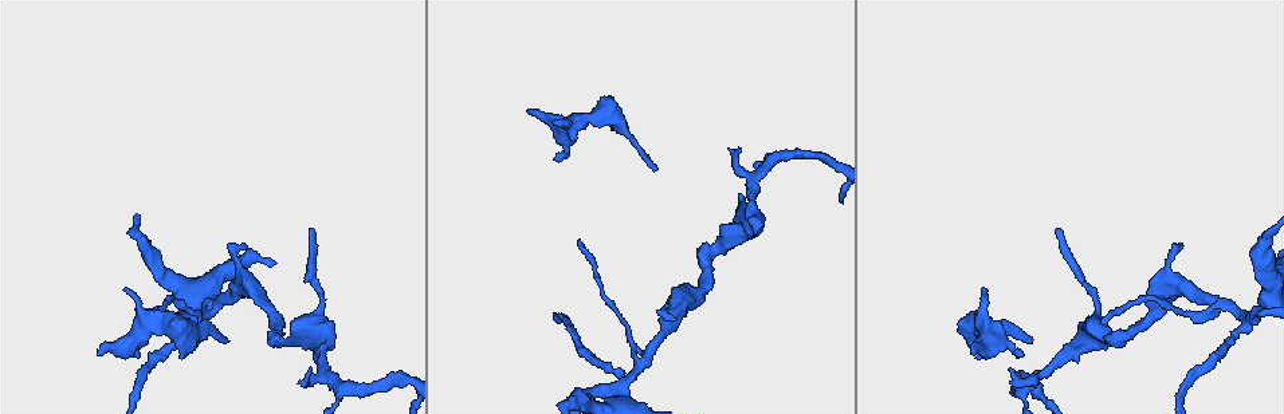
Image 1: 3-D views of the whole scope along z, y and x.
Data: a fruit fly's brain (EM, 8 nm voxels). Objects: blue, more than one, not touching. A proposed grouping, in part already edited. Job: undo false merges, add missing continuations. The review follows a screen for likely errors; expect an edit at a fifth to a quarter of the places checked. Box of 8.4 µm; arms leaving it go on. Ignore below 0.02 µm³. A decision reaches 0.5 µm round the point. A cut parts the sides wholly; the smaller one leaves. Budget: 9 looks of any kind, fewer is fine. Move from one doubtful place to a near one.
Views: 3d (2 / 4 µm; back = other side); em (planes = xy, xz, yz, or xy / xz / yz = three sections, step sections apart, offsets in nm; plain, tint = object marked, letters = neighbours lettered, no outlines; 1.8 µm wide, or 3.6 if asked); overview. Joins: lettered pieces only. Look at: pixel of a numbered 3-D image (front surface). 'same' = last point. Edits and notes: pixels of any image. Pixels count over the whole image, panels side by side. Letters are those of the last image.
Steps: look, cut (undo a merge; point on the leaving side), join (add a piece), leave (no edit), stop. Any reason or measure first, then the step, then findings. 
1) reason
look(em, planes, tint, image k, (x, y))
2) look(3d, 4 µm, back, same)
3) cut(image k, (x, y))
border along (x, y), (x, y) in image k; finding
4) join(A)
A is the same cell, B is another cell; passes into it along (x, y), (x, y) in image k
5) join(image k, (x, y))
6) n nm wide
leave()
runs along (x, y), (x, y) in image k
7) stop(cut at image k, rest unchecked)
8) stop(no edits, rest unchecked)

thin arm on a thick one
look(3d, 4 µm, image 1, (626, 393))

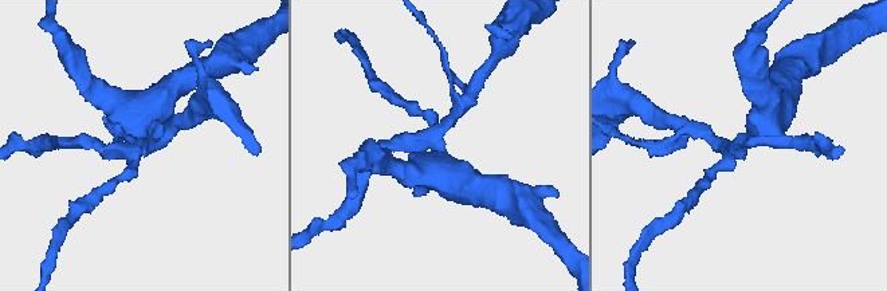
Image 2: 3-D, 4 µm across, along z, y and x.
look(em, xy, step 8, letters, image 2, (135, 146))

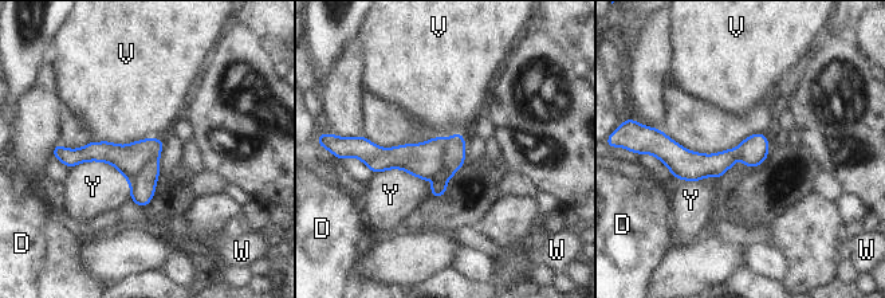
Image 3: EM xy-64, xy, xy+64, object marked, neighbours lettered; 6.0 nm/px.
180 nm wide
cut(image 3, (142, 187))
D, V, W and Y are other cells; border along (158, 156), (148, 160), (130, 181) in image 3; two cells meet here

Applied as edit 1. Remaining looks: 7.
look(overview)

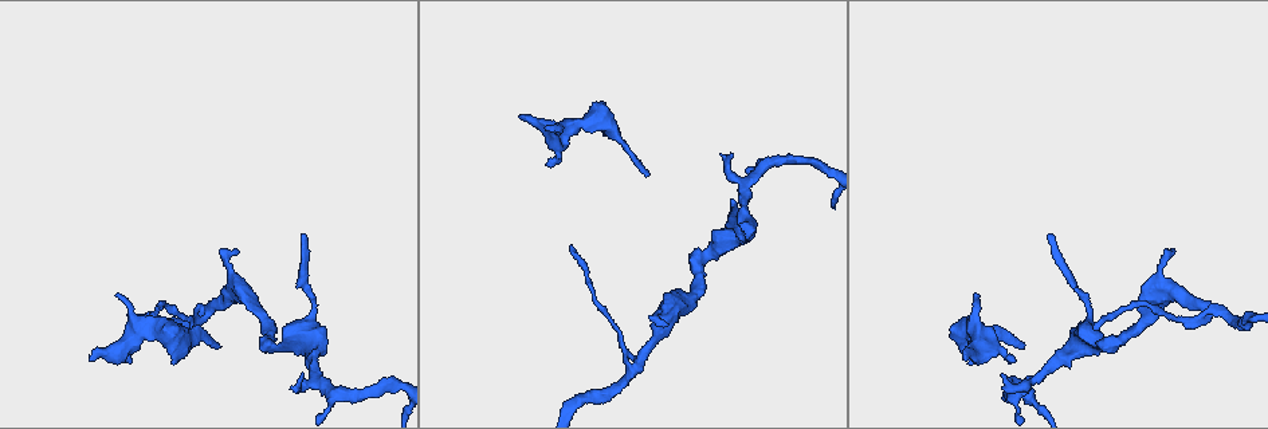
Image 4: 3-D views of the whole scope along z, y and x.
an open end
look(em, planes, letters, image 4, (965, 360))

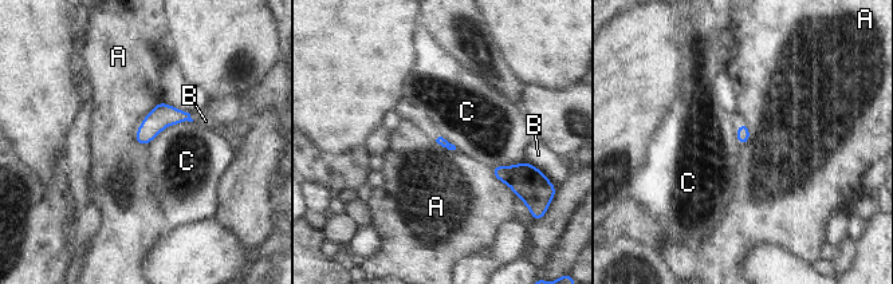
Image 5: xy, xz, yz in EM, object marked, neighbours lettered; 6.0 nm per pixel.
leave()
A, B and C are other cells; border along (490, 169), (515, 193) in image 5; no lettered piece goes on from it

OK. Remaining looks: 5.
an open end
look(3d, 2 µm, image 4, (664, 326))

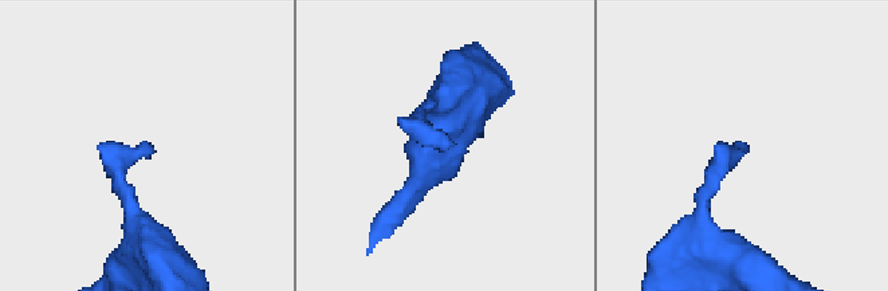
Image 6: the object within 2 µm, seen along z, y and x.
look(em, xy, step 8, letters, image 6, (740, 155))

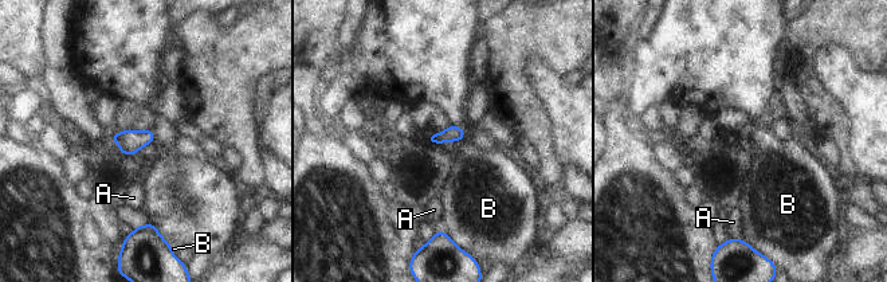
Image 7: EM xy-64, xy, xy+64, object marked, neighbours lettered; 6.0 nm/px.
look(em, planes, letters, same)

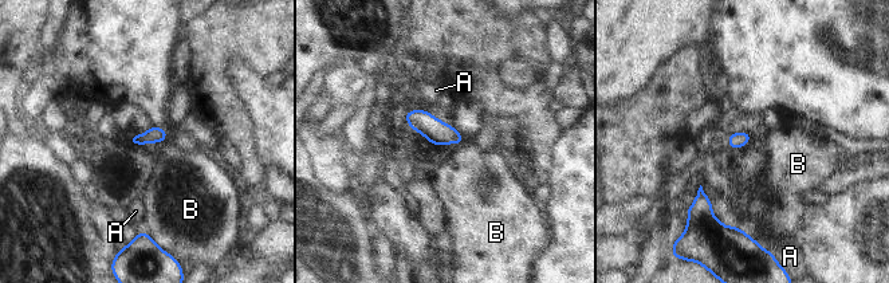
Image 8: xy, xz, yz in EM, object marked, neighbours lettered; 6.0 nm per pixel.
100 nm wide; B touches over 130 nm
leave()
A and B are other cells; none of them fits

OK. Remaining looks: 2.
stop(cut at image 3, rest unchecked)

